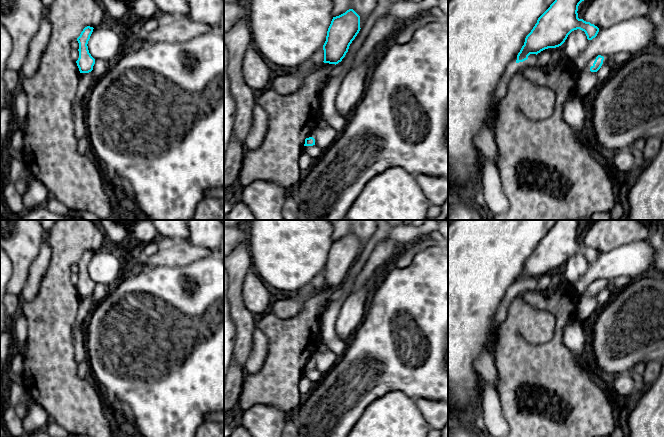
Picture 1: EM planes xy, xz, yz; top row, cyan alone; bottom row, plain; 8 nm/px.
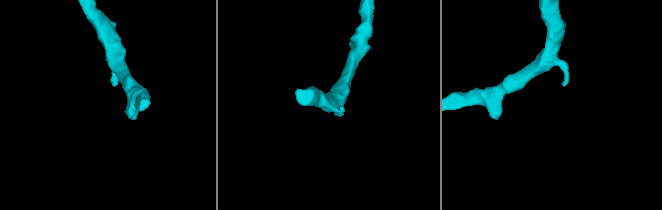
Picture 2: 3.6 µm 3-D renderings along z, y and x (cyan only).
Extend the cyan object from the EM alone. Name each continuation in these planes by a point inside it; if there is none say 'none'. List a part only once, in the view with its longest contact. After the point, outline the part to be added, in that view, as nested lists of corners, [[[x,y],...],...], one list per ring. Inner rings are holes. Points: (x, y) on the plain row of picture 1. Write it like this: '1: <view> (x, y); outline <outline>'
none

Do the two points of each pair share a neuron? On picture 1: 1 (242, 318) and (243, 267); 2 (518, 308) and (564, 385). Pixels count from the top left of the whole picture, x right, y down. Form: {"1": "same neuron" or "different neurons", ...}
{"1": "same neuron", "2": "same neuron"}

